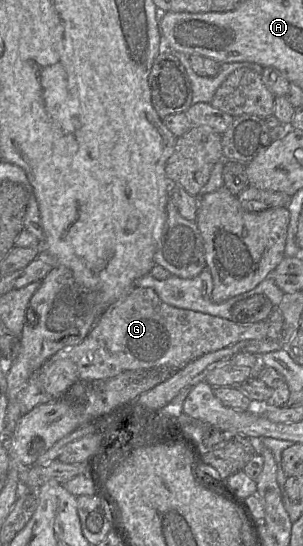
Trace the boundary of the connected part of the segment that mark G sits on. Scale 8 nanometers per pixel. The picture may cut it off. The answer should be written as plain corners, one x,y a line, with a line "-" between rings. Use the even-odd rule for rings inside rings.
133,287
106,309
81,343
57,351
31,375
18,394
22,415
93,380
157,366
184,368
207,353
240,341
265,339
268,326
268,319
236,324
217,316
175,308
164,303
152,288

